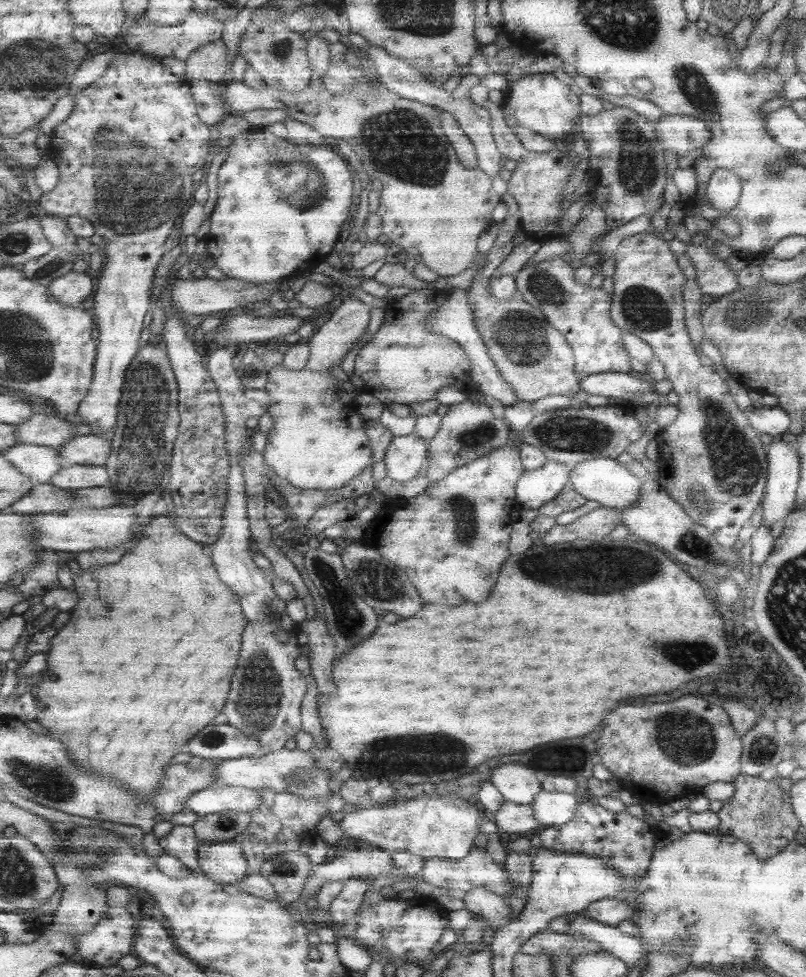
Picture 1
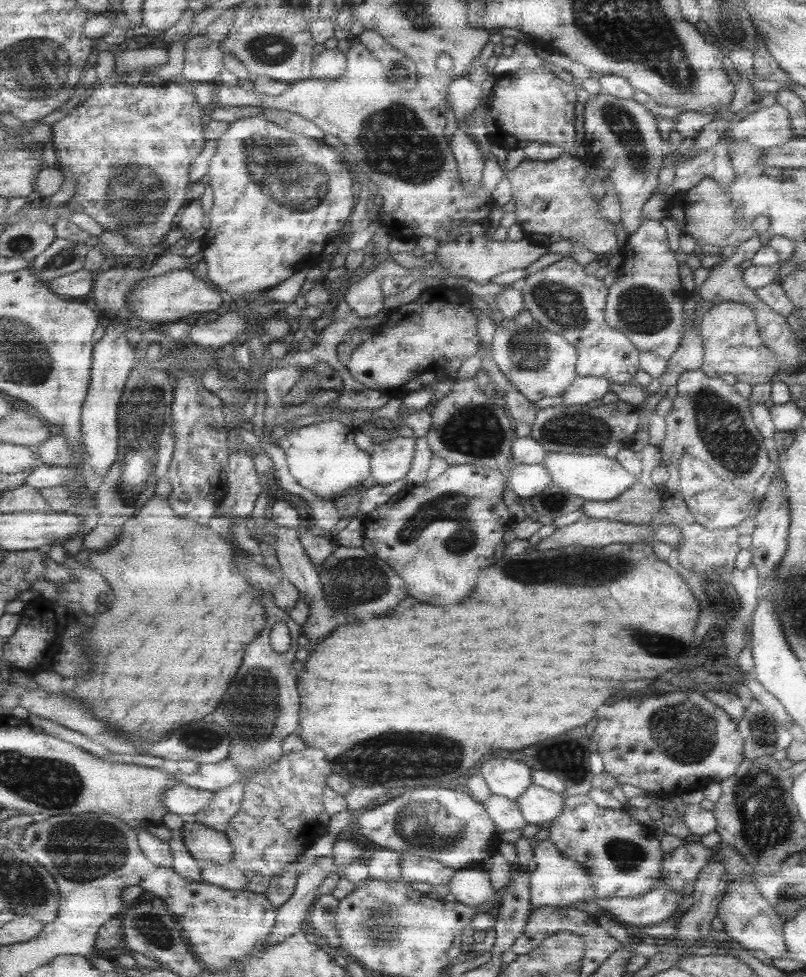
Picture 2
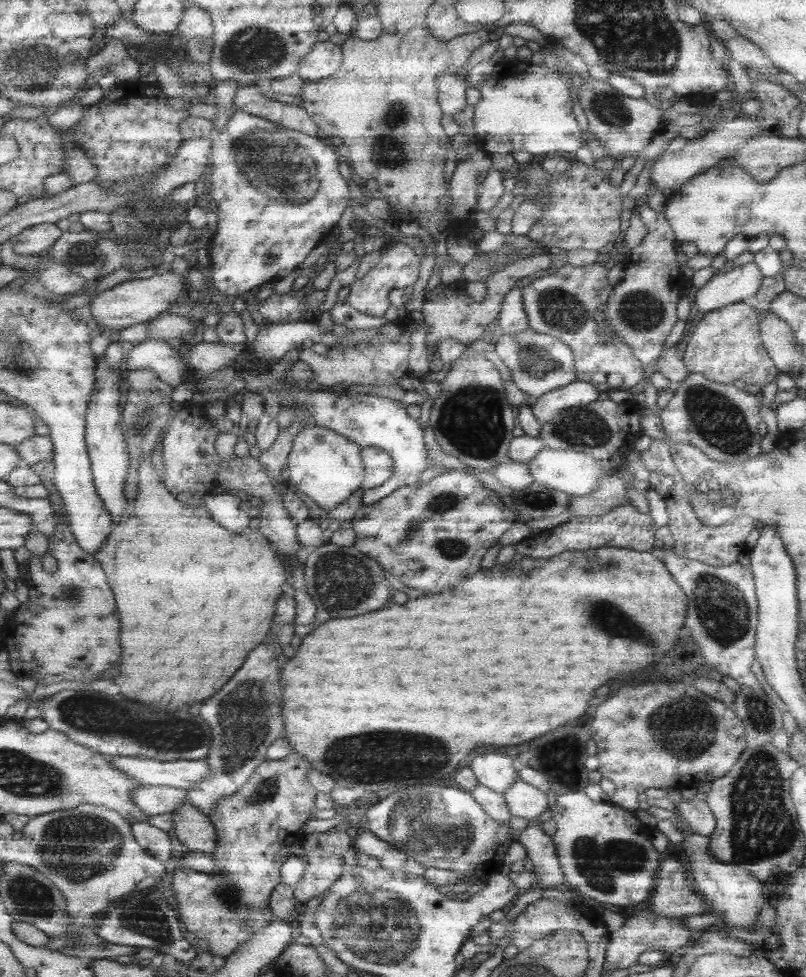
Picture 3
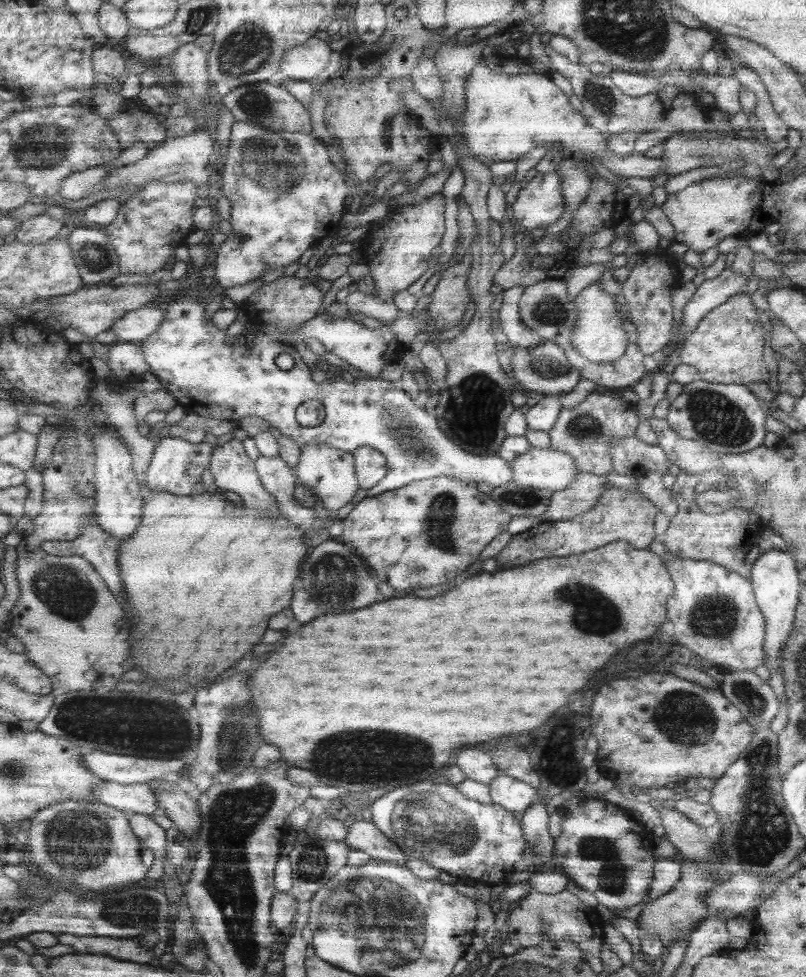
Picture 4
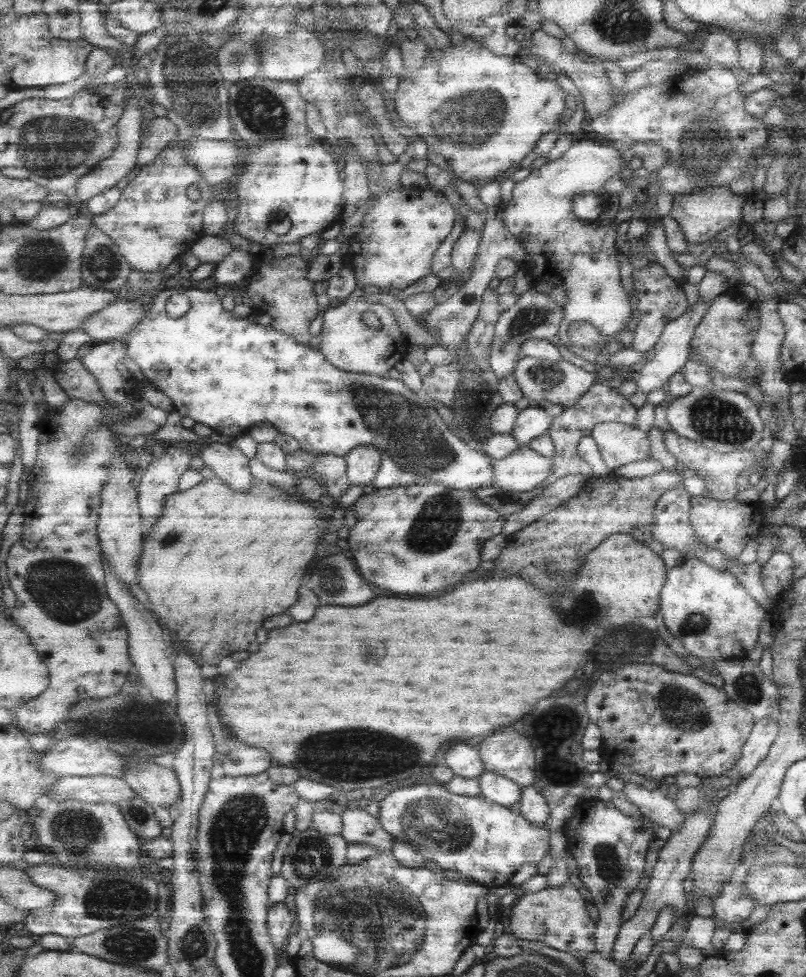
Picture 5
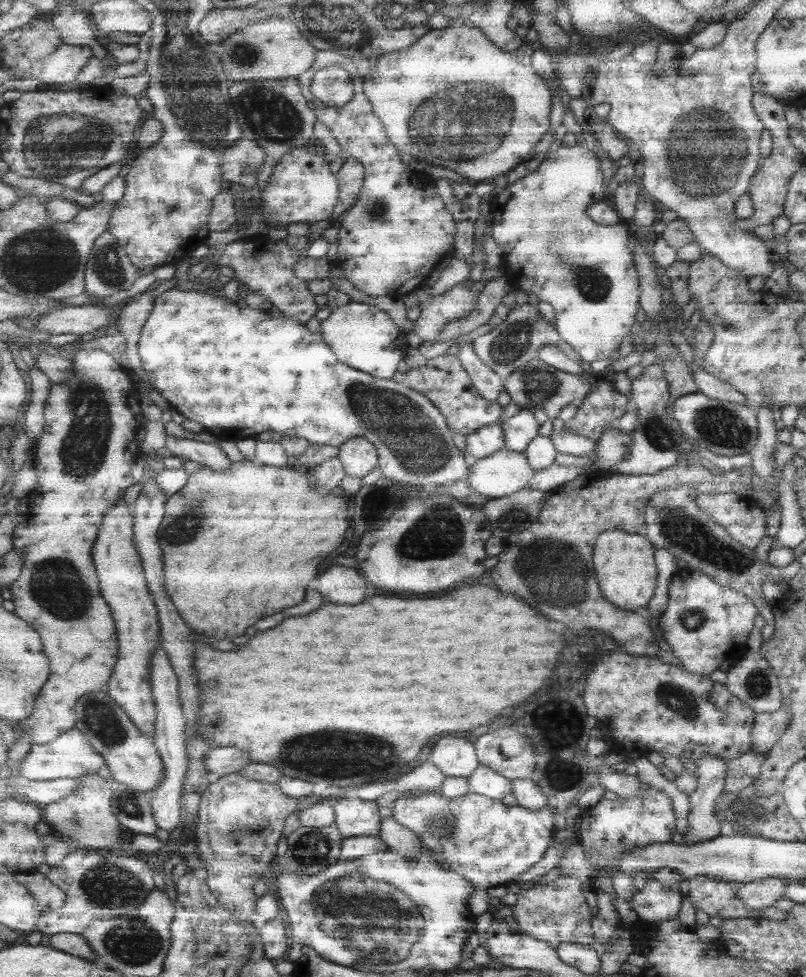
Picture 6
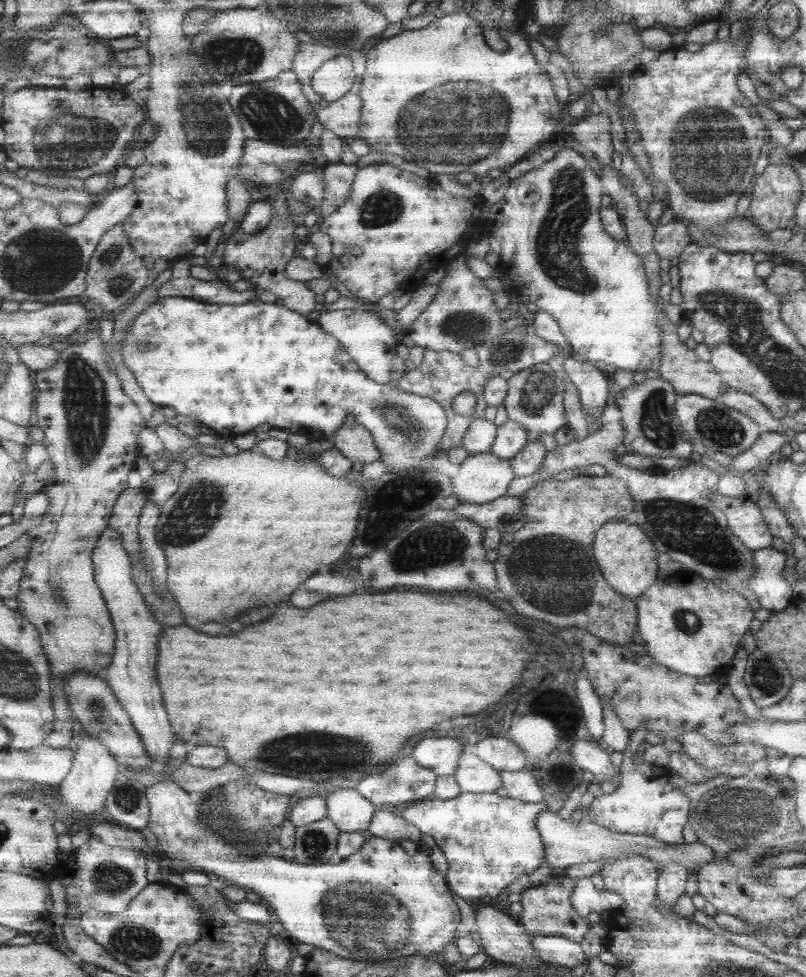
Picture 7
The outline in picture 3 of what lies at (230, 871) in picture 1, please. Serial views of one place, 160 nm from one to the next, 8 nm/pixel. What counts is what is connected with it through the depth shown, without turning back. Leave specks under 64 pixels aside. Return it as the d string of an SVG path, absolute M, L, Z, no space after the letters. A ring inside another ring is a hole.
M184 802L181 808L172 812L175 836L182 851L201 852L212 855L218 847L218 830L210 819L191 802Z

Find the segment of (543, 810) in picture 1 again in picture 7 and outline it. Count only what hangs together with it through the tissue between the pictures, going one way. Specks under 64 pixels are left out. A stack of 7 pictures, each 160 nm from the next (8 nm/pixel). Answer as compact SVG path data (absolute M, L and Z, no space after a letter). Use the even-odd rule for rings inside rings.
M464 751L454 774L460 790L471 793L502 792L502 772Z

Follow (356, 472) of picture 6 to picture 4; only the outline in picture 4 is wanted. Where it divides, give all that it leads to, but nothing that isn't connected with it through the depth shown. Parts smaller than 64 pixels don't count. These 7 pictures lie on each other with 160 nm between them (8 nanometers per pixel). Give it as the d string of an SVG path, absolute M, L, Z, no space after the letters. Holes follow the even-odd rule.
M359 447L353 452L360 488L368 491L386 478L388 459L373 447Z

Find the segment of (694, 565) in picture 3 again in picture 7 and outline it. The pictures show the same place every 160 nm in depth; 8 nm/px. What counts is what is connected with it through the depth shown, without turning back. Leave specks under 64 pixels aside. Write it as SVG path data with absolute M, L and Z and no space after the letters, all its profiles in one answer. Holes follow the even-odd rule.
M675 574L661 584L655 580L653 585L649 585L649 589L645 589L645 592L641 592L641 595L632 601L636 608L636 631L645 649L643 654L673 672L694 677L715 678L727 672L731 659L741 646L741 637L749 629L754 617L747 600L737 591L721 590L712 581L695 575L687 581Z

